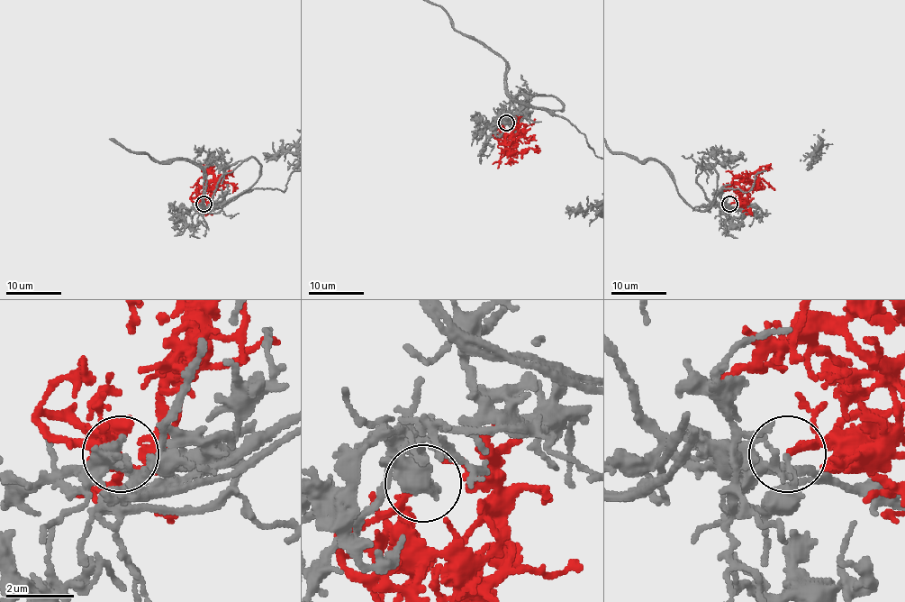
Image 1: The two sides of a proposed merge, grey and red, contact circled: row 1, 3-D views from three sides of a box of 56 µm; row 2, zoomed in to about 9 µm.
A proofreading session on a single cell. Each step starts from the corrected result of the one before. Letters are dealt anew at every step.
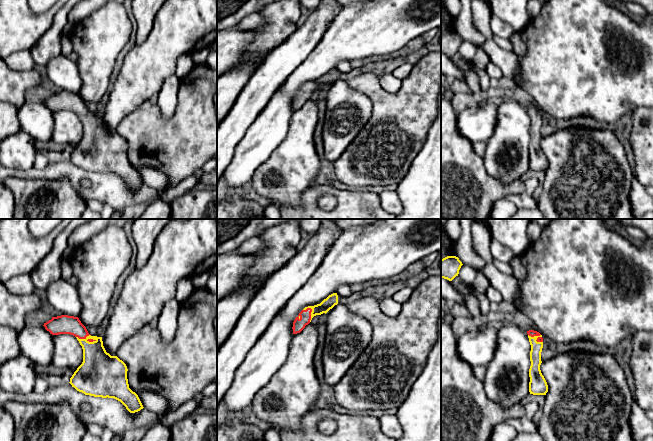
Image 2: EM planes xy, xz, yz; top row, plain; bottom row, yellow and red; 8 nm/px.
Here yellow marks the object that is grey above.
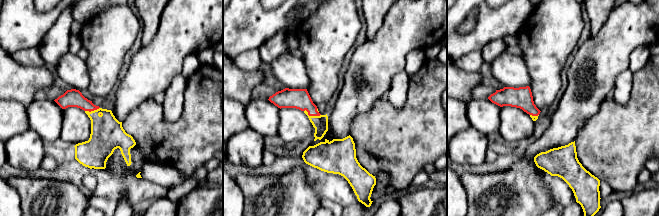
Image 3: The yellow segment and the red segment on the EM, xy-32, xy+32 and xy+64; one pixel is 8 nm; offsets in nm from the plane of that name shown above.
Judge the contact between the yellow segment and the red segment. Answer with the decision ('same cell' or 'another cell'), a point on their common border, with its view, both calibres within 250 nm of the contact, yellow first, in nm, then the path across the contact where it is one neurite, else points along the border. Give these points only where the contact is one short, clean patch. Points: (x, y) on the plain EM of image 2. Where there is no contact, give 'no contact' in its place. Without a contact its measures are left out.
same cell | xy (86, 114) | 260/160 nm | across xy (98, 142), (93, 123), (86, 114), (72, 101), (64, 100)

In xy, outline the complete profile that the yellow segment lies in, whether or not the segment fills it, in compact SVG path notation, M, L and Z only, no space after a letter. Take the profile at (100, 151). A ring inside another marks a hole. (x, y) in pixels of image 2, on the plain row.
M52 93L43 102L52 111L75 112L82 122L83 138L70 154L72 163L85 171L114 174L130 189L144 184L138 171L129 164L126 140L107 129L102 113L91 112L78 93Z

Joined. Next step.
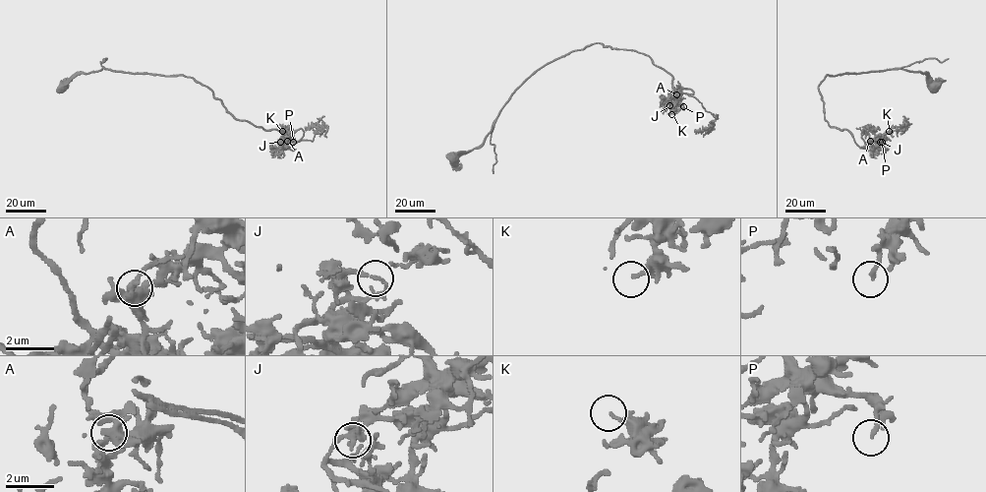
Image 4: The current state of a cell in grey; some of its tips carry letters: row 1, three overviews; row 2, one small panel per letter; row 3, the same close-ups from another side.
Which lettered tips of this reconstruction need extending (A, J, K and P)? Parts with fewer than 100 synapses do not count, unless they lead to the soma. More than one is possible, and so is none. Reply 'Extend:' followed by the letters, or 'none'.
Extend: none

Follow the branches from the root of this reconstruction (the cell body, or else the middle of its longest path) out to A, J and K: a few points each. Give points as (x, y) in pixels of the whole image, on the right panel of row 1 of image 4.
A: (933, 88), (925, 73), (899, 68), (827, 75), (818, 87), (825, 120), (862, 148), (880, 144), (870, 141)
J: (933, 88), (925, 73), (899, 68), (825, 77), (818, 89), (828, 124), (846, 129), (862, 148), (880, 142)
K: (933, 88), (925, 73), (899, 68), (827, 75), (819, 85), (825, 120), (860, 147), (878, 147), (889, 131)

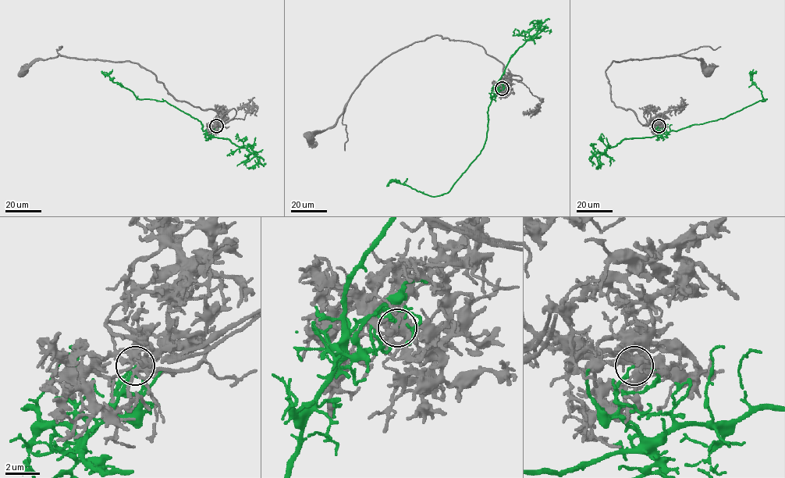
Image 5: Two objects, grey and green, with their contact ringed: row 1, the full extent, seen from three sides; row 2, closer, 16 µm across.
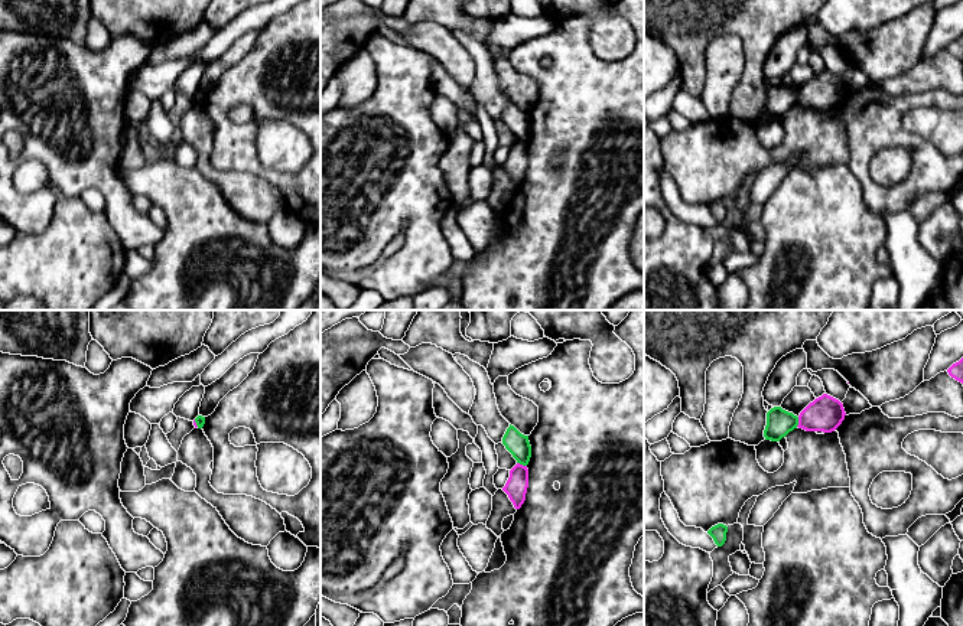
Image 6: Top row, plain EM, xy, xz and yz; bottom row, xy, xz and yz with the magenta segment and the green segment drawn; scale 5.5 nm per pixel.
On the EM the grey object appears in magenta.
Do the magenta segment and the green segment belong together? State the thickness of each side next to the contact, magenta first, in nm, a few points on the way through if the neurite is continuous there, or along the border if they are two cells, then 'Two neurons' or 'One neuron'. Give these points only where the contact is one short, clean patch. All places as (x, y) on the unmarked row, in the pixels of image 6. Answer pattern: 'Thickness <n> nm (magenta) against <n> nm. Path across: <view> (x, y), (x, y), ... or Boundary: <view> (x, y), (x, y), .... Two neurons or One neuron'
Thickness 120 nm (magenta) against 120 nm. Two neurons

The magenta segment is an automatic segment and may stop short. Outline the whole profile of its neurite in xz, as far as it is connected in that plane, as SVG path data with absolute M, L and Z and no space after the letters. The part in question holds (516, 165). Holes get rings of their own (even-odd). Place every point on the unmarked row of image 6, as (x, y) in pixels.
M517 140L510 147L510 154L502 164L502 167L508 172L515 186L520 186L526 177L526 170L528 164L528 146Z

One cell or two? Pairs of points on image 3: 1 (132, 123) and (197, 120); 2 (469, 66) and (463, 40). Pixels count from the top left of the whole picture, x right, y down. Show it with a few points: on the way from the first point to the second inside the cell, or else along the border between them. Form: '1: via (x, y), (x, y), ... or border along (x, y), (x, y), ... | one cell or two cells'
1: via (148, 127), (181, 128) | one cell
2: border along (480, 50), (468, 52), (457, 59) | two cells

